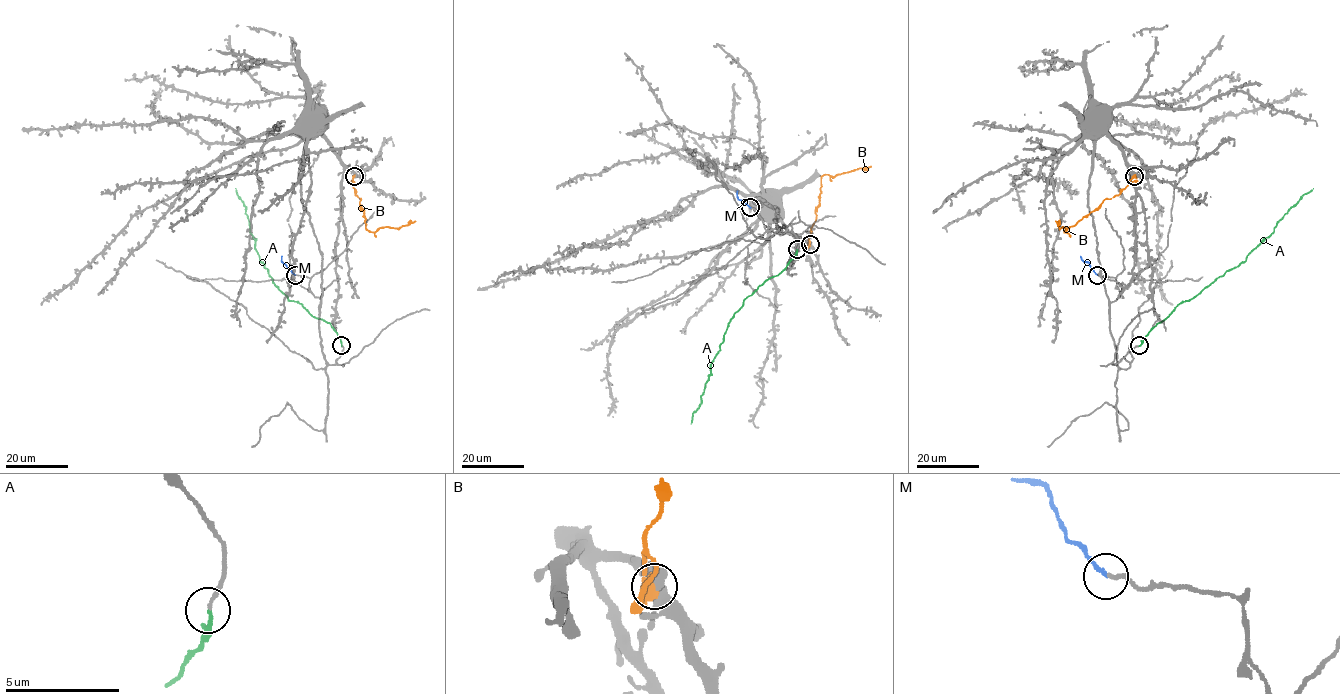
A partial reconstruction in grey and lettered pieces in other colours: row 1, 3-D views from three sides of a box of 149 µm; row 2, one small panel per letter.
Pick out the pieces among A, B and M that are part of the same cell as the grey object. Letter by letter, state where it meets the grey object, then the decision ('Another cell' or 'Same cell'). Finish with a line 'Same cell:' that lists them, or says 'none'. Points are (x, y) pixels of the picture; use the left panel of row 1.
A: Touches grey at (341, 345). Same cell
B: Touches grey at (354, 176). Another cell
M: Touches grey at (295, 275). Same cell
Same cell: A, M

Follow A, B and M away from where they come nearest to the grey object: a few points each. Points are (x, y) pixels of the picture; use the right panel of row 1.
A: (1139, 345), (1157, 323), (1181, 302), (1195, 297), (1246, 260), (1274, 231), (1285, 213), (1313, 188)
B: (1133, 176), (1119, 194), (1104, 199), (1064, 231), (1066, 229), (1060, 227), (1055, 220)
M: (1097, 275), (1080, 256)

